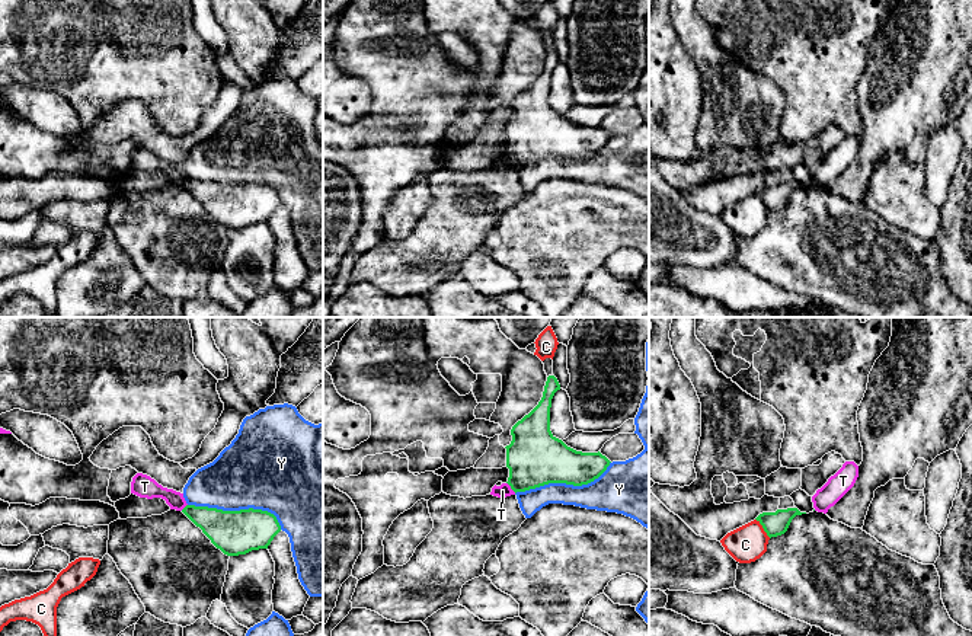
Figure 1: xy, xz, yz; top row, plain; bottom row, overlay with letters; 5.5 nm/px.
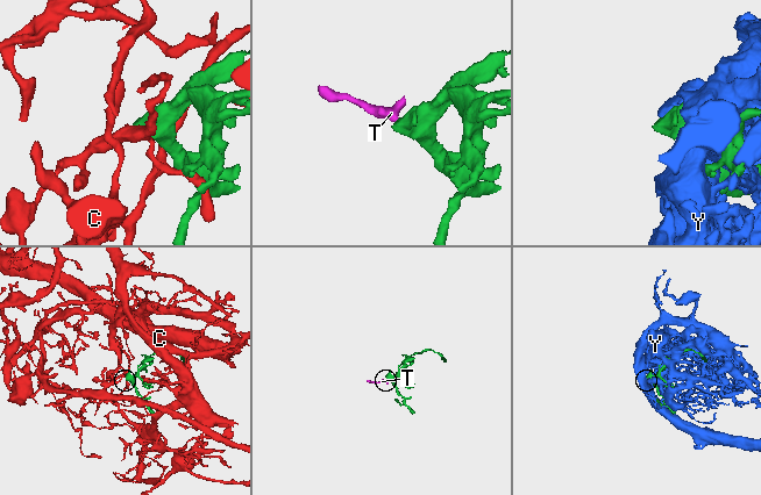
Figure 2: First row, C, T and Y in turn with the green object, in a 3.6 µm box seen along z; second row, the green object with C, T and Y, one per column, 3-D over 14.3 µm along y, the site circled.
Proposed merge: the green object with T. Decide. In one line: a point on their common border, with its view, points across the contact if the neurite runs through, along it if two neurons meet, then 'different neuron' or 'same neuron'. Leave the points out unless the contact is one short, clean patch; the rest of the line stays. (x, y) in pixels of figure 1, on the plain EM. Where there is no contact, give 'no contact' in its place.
xz (511, 162) | along xz (507, 156), (515, 166) | different neuron

